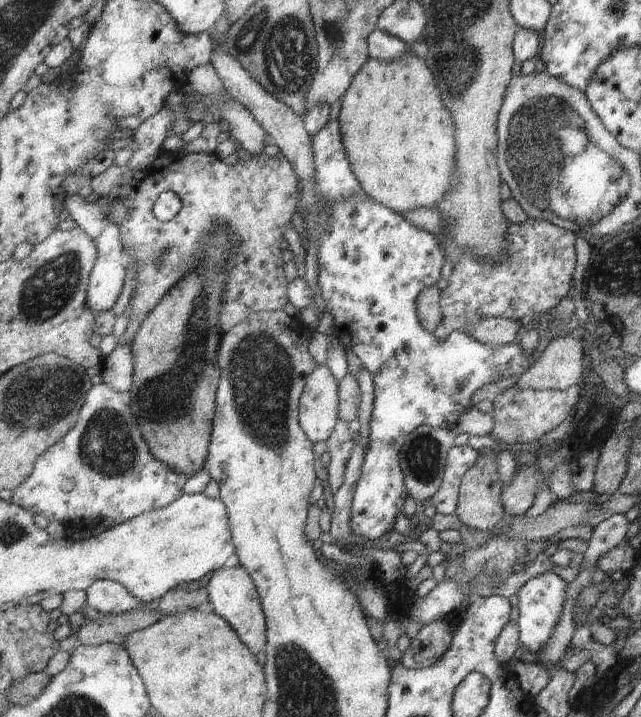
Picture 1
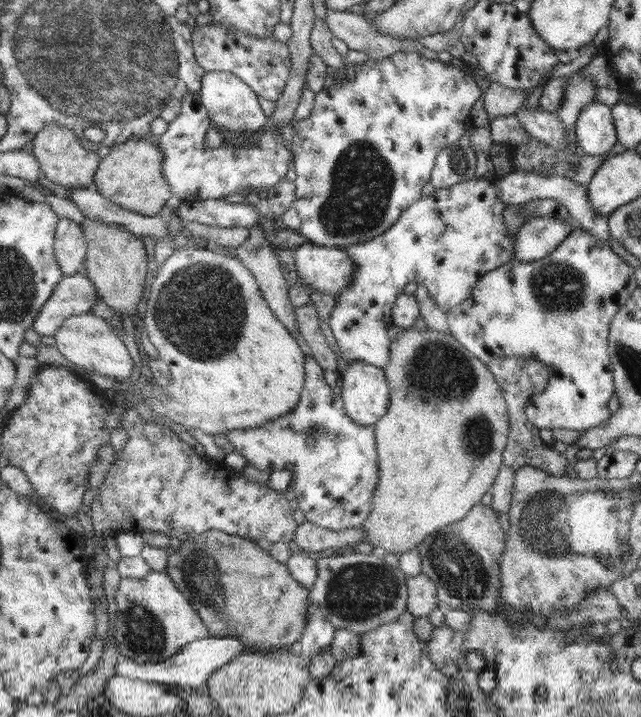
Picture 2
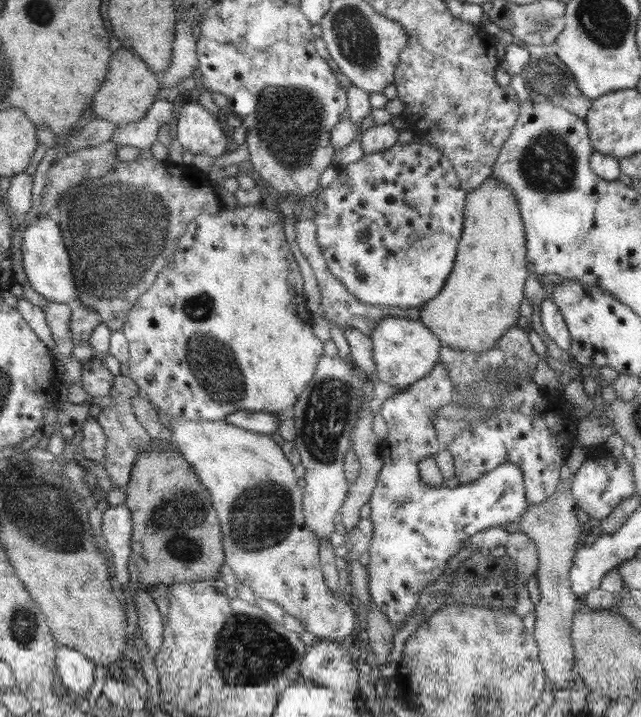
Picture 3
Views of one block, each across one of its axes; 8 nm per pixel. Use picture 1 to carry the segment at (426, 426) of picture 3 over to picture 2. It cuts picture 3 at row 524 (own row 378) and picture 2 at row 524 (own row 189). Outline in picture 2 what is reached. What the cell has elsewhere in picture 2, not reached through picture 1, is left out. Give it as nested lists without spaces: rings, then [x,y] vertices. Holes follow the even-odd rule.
[[[309,356],[306,368],[305,390],[297,407],[288,415],[255,428],[239,428],[227,431],[229,442],[238,454],[246,459],[247,465],[253,465],[260,471],[275,472],[293,465],[291,472],[296,479],[296,500],[306,520],[331,530],[359,528],[365,524],[373,510],[372,497],[379,484],[381,470],[375,427],[357,424],[346,411],[342,396],[333,394],[325,382],[325,374],[313,356]]]

